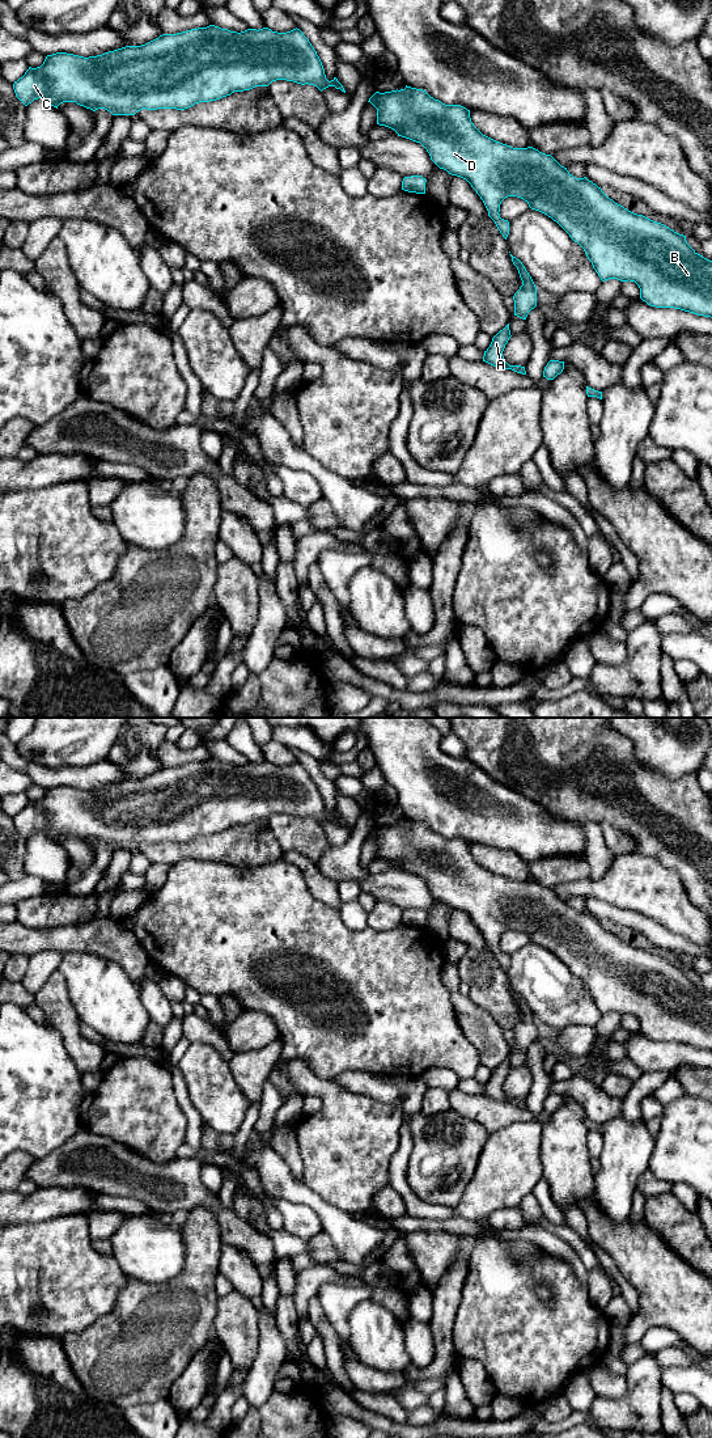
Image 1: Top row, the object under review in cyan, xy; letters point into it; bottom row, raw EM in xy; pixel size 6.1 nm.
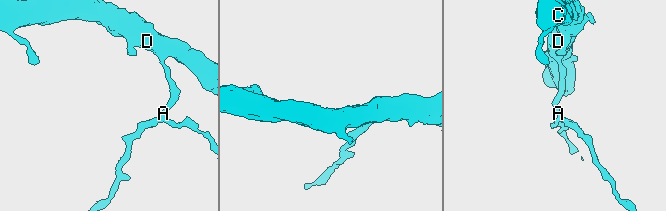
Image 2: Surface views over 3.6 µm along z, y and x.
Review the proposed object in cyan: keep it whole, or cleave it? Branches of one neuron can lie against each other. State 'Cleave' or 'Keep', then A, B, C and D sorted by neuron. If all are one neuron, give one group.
Keep. Groups: A B C D

